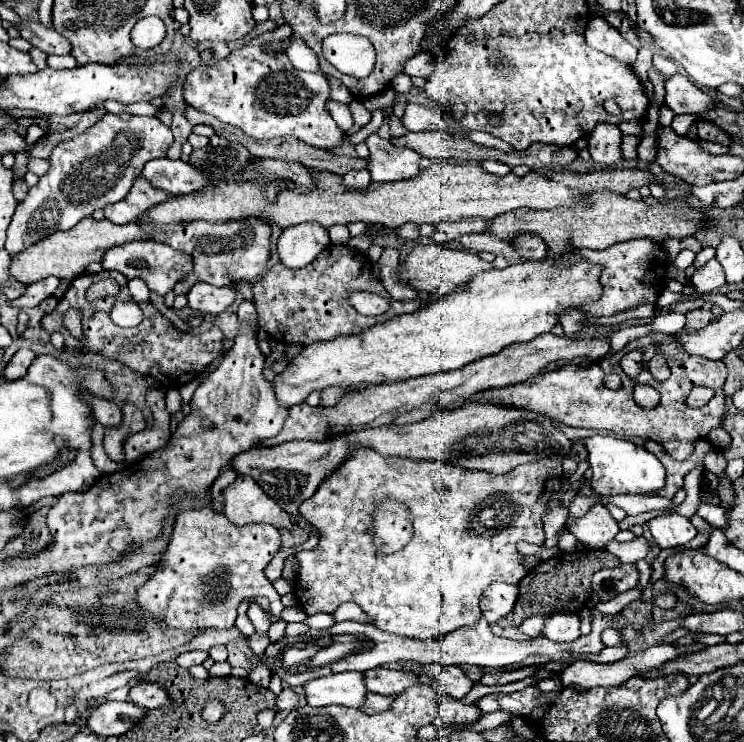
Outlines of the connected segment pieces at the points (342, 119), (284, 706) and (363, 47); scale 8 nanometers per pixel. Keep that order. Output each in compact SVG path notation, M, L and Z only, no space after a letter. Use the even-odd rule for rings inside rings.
M333 100L327 102L327 110L331 110L331 116L333 120L337 122L337 126L343 130L343 132L349 132L349 128L353 126L353 118L351 118L351 112L347 106L343 104L337 104Z
M285 688L285 690L277 696L277 702L275 702L275 704L277 704L279 710L287 710L287 712L289 712L289 710L295 710L295 708L297 708L297 702L299 702L299 700L297 700L297 694L295 694L291 688Z
M335 34L323 40L323 56L339 72L355 78L365 78L371 72L369 60L375 60L375 50L363 36Z

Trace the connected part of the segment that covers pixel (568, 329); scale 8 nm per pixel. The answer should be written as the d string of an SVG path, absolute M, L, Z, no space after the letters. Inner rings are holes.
M569 308L569 310L561 312L559 318L561 318L559 324L563 326L563 330L565 330L565 334L567 334L569 338L577 336L577 334L581 332L581 328L585 328L585 324L581 322L581 320L583 320L583 314L581 314L577 308L573 308L573 310Z

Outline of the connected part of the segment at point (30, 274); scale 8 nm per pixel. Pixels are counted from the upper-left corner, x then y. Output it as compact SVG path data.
M83 218L69 232L51 234L51 236L39 240L37 244L25 248L23 252L15 254L15 258L11 258L9 272L17 282L23 282L23 284L35 284L47 276L71 280L75 276L83 274L91 262L101 262L101 256L105 250L109 250L111 246L117 246L117 244L123 244L123 242L131 242L131 240L141 240L141 230L135 224L115 226L107 220L95 222L93 218Z

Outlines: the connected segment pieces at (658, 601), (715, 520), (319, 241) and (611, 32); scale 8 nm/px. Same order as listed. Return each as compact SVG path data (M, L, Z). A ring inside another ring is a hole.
M661 592L661 594L655 596L653 602L655 602L655 606L659 606L659 608L673 608L675 602L677 602L677 596L675 596L673 592Z
M699 504L697 508L697 516L705 518L709 524L717 526L717 528L723 528L727 522L725 522L725 508L721 506L713 506L713 504Z
M307 222L283 230L277 242L277 252L287 268L303 268L311 264L329 244L327 228L317 222Z
M593 16L585 28L585 40L591 48L613 56L615 60L631 66L637 58L637 48L631 46L605 18Z

